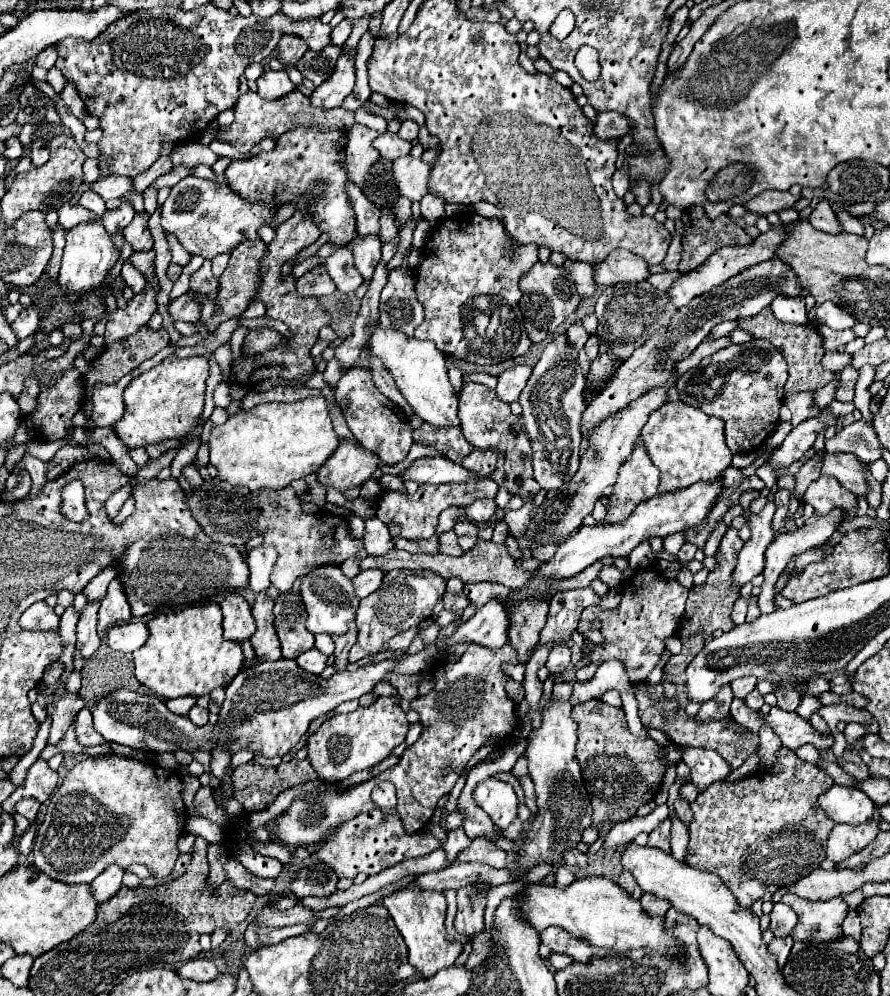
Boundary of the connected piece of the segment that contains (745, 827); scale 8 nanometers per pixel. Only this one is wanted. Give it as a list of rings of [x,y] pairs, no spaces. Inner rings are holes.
[[[781,749],[779,759],[771,769],[759,769],[749,777],[725,783],[717,781],[707,791],[703,791],[693,803],[693,821],[689,825],[689,855],[687,865],[715,873],[731,889],[741,907],[751,907],[767,891],[775,893],[783,885],[793,885],[795,881],[807,877],[825,859],[825,841],[835,823],[827,819],[823,809],[817,805],[817,797],[833,785],[833,779],[817,769],[815,765],[799,759],[793,751]]]

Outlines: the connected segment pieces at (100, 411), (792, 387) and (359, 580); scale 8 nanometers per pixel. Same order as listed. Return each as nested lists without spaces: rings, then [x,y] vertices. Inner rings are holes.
[[[195,334],[189,337],[182,336],[181,339],[171,345],[167,346],[167,349],[159,351],[155,357],[143,361],[137,369],[133,369],[131,373],[127,373],[123,379],[119,379],[117,383],[111,383],[111,385],[93,385],[91,389],[91,405],[93,405],[93,415],[91,419],[95,421],[95,425],[101,425],[101,427],[107,427],[107,425],[113,425],[115,421],[121,419],[123,411],[125,411],[125,405],[123,405],[123,391],[125,387],[129,385],[131,379],[135,379],[137,375],[141,375],[143,371],[159,365],[163,361],[163,357],[169,357],[169,355],[175,352],[175,349],[185,346],[196,346],[203,341],[200,334]]]
[[[767,307],[759,315],[755,315],[751,319],[743,319],[741,329],[749,331],[757,339],[771,341],[771,345],[777,351],[781,351],[781,355],[787,359],[787,363],[789,363],[789,379],[785,383],[785,393],[815,391],[815,389],[819,389],[819,385],[825,387],[833,379],[833,373],[825,371],[821,367],[821,363],[819,363],[821,357],[823,357],[823,347],[821,347],[819,333],[813,327],[809,327],[809,325],[793,325],[793,323],[779,323],[779,321],[775,321],[771,309]],[[819,367],[821,367],[821,373],[819,373]]]
[[[367,569],[367,571],[361,571],[359,575],[355,575],[353,577],[353,585],[355,585],[355,595],[359,597],[359,599],[365,599],[367,595],[371,595],[373,591],[377,591],[379,589],[379,585],[381,585],[381,579],[383,579],[383,571],[379,571],[379,569]]]

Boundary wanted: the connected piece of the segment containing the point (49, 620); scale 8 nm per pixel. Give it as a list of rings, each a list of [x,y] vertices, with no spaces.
[[[39,601],[31,605],[21,615],[21,627],[29,631],[57,631],[59,629],[59,617],[55,615],[53,607],[49,607],[45,601]]]

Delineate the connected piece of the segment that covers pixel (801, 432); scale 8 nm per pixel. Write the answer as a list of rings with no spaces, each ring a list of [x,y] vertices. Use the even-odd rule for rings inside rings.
[[[821,413],[819,417],[813,417],[813,419],[799,423],[799,427],[795,427],[787,435],[783,445],[777,447],[769,455],[769,459],[757,469],[757,477],[763,479],[763,483],[771,489],[777,483],[781,469],[791,467],[795,461],[799,461],[813,447],[823,425],[835,425],[835,423],[837,423],[837,419],[831,413]]]

